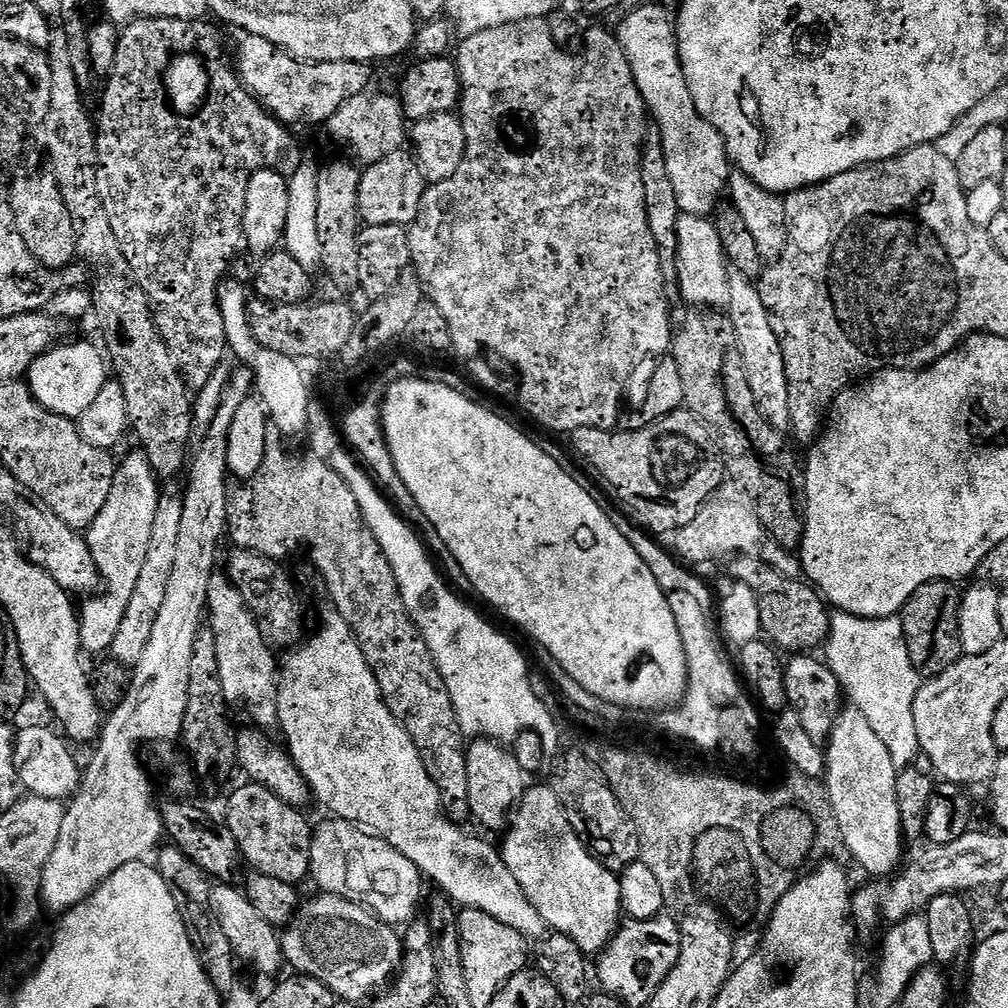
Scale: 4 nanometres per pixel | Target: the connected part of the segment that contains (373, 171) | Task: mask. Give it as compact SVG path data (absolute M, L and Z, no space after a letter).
M394 151L386 158L367 165L361 171L357 198L359 219L365 225L398 226L399 228L410 226L424 197L425 187L424 175L420 172L415 159L407 151Z

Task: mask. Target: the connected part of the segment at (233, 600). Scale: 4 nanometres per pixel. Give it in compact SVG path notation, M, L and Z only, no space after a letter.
M213 574L208 582L208 607L207 615L212 616L212 624L210 631L216 635L216 653L218 654L218 674L220 675L220 685L224 691L224 699L229 705L249 704L253 708L252 716L257 720L255 723L261 729L268 730L277 723L275 711L269 710L270 693L274 688L274 677L278 672L278 664L272 661L274 656L273 649L269 648L267 640L260 632L260 628L256 625L256 620L252 616L252 611L246 606L244 599L231 582L227 575Z

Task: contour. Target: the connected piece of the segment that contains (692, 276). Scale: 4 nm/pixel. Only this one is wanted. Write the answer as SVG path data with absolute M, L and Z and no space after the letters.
M681 215L676 223L676 284L688 306L700 310L716 310L727 305L729 277L730 268L715 223L702 216Z

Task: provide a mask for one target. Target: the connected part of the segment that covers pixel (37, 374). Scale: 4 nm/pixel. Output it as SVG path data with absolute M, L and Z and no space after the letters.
M61 343L51 348L43 356L33 362L32 368L26 377L26 383L32 390L32 397L46 410L59 416L78 418L98 398L98 390L106 382L106 360L101 349L92 344Z

